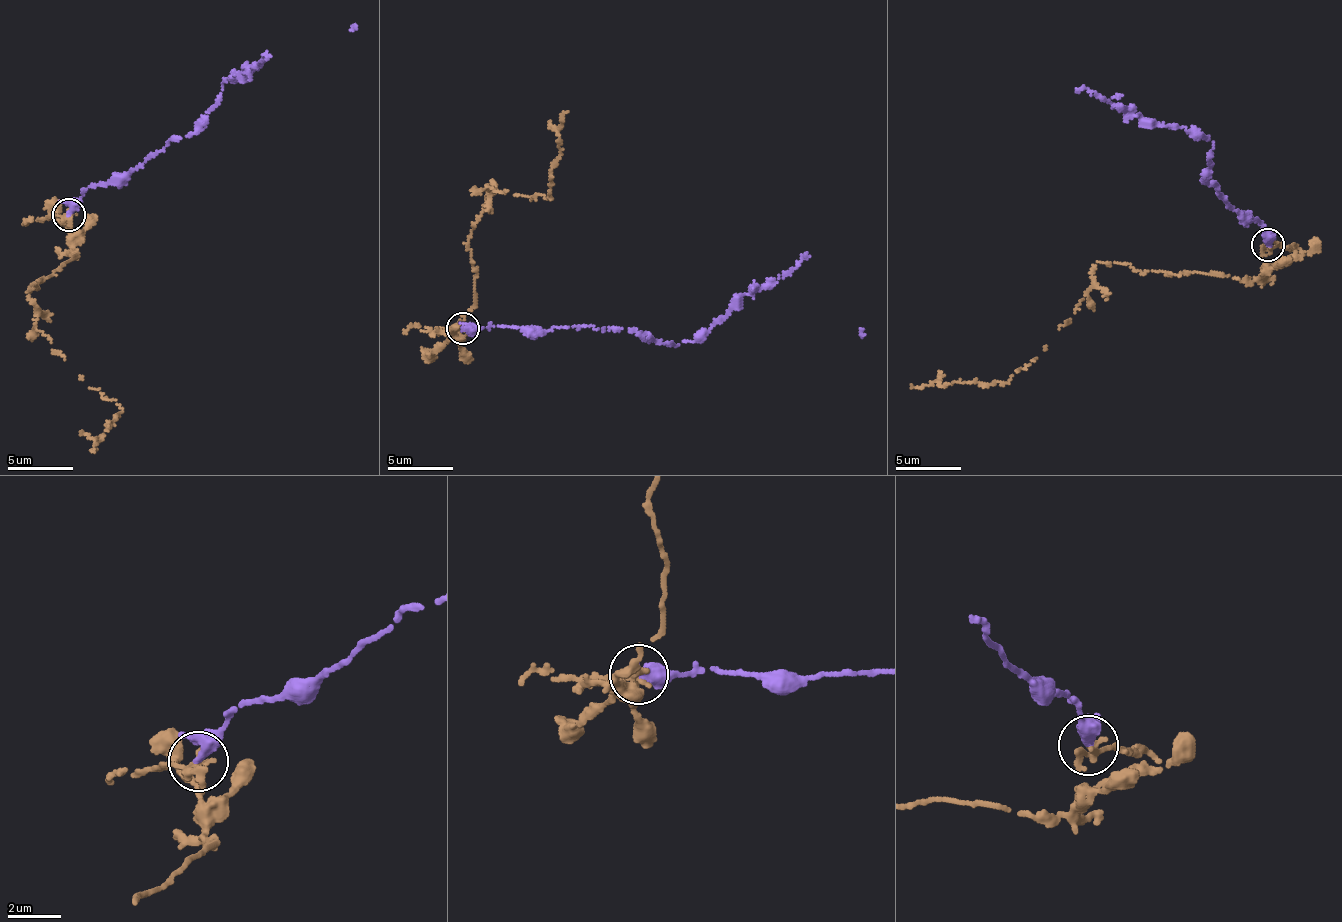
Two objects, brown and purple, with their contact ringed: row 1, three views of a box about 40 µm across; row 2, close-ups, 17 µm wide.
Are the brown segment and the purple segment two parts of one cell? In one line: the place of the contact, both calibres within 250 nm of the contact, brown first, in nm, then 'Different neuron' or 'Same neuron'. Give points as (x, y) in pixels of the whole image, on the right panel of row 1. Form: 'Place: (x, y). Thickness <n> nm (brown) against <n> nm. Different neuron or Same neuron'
Place: (1268, 245). Thickness 300 nm (brown) against 280 nm. Different neuron

